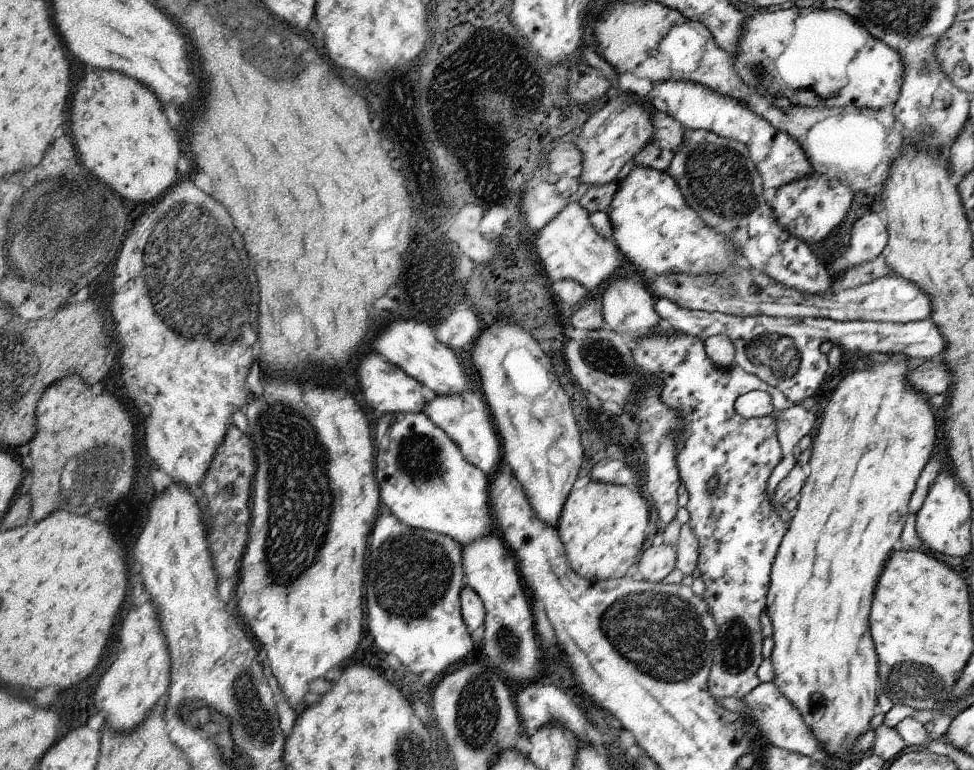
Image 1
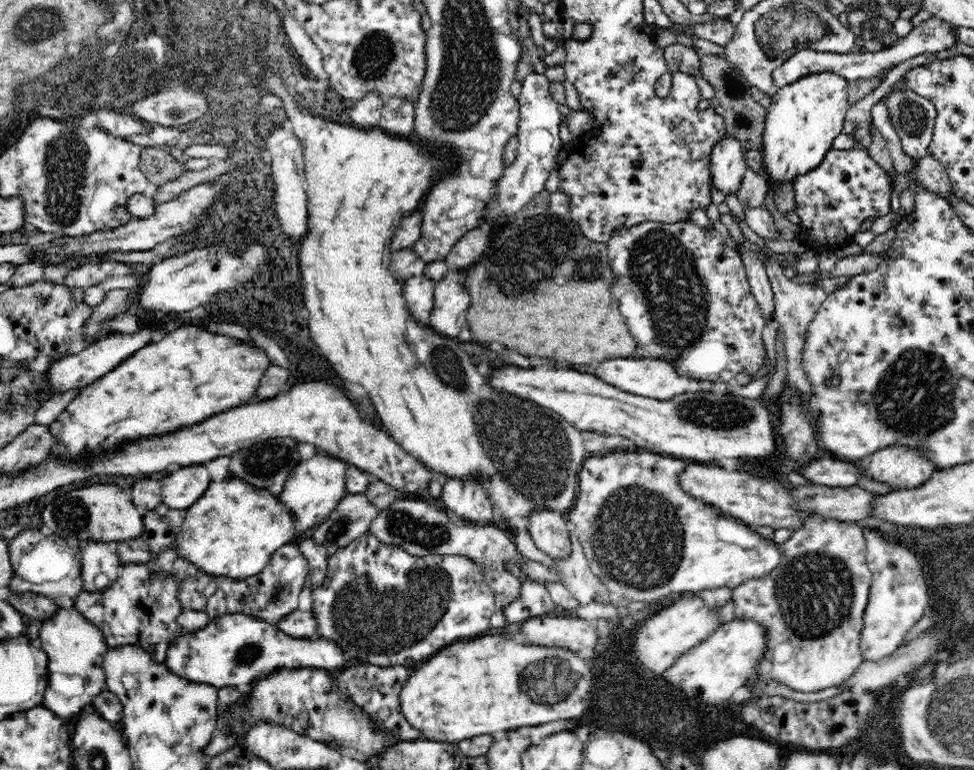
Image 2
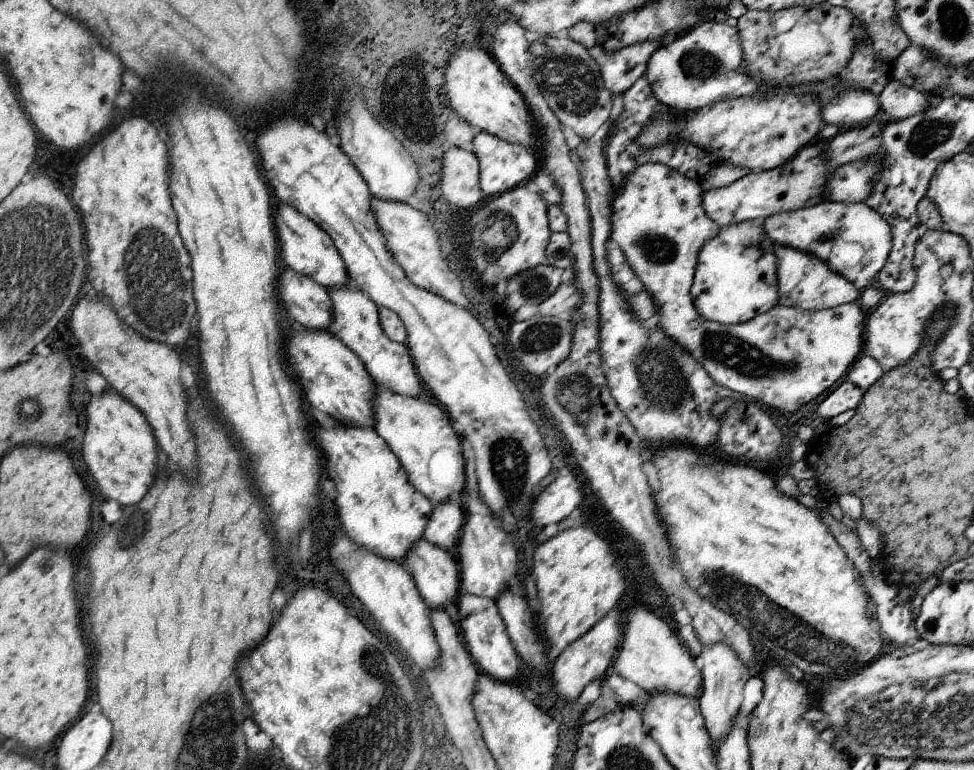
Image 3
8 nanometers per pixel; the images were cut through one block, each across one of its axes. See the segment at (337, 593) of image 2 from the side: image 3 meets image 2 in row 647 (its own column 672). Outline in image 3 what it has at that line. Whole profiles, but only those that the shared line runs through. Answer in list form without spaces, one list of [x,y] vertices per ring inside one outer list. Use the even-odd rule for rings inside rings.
[[[579,142],[575,152],[577,158],[581,160],[585,174],[583,174],[583,194],[585,194],[585,204],[587,204],[587,214],[589,214],[589,226],[591,226],[591,256],[593,256],[593,272],[597,276],[597,288],[599,288],[599,300],[597,300],[597,310],[599,310],[599,328],[601,328],[601,360],[605,360],[605,380],[609,380],[609,388],[613,390],[613,400],[617,402],[617,408],[621,408],[621,412],[629,418],[629,424],[635,428],[637,436],[641,436],[641,440],[645,440],[649,444],[647,450],[663,450],[663,448],[693,448],[693,450],[701,450],[701,448],[709,448],[717,442],[717,436],[721,432],[723,426],[723,418],[721,414],[715,414],[715,406],[721,400],[735,400],[741,402],[745,400],[745,396],[727,390],[723,386],[719,386],[703,368],[703,364],[699,364],[689,350],[685,350],[685,346],[681,346],[679,342],[675,342],[673,338],[669,338],[669,334],[665,334],[661,328],[653,328],[653,330],[645,330],[641,326],[641,320],[637,318],[637,314],[633,314],[627,296],[623,294],[623,290],[613,282],[613,272],[609,266],[609,258],[607,258],[607,250],[605,250],[605,242],[611,240],[611,230],[613,230],[613,184],[607,176],[607,164],[605,158],[601,154],[603,142],[601,144],[587,144]]]

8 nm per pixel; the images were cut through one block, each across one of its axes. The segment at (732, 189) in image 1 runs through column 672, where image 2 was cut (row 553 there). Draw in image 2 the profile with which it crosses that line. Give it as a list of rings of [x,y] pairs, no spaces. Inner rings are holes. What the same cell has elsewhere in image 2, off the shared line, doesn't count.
[[[168,546],[166,550],[162,550],[154,560],[144,562],[144,564],[126,564],[120,570],[120,578],[106,590],[98,590],[98,592],[82,592],[74,598],[74,604],[78,608],[78,612],[92,622],[104,636],[106,644],[110,648],[120,648],[120,646],[136,646],[136,648],[144,648],[146,652],[152,654],[152,658],[158,664],[166,662],[166,652],[168,648],[174,644],[174,640],[178,636],[184,634],[184,628],[178,624],[178,616],[182,614],[182,602],[178,600],[178,590],[182,586],[184,580],[188,578],[198,578],[202,572],[198,568],[194,568],[190,562],[186,562],[184,558],[180,558],[176,554],[176,546]]]

